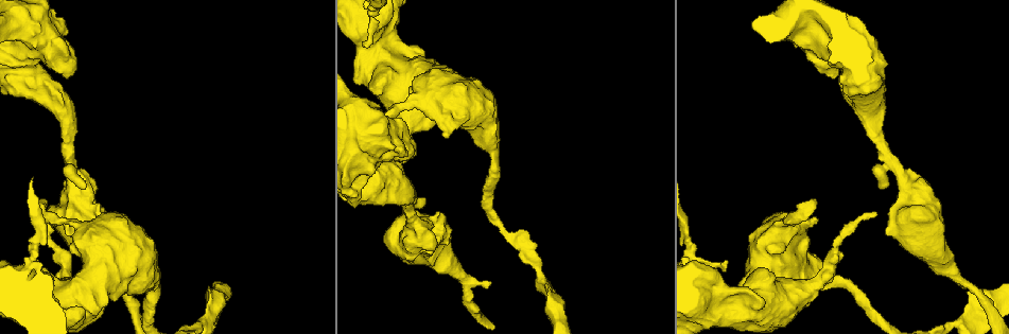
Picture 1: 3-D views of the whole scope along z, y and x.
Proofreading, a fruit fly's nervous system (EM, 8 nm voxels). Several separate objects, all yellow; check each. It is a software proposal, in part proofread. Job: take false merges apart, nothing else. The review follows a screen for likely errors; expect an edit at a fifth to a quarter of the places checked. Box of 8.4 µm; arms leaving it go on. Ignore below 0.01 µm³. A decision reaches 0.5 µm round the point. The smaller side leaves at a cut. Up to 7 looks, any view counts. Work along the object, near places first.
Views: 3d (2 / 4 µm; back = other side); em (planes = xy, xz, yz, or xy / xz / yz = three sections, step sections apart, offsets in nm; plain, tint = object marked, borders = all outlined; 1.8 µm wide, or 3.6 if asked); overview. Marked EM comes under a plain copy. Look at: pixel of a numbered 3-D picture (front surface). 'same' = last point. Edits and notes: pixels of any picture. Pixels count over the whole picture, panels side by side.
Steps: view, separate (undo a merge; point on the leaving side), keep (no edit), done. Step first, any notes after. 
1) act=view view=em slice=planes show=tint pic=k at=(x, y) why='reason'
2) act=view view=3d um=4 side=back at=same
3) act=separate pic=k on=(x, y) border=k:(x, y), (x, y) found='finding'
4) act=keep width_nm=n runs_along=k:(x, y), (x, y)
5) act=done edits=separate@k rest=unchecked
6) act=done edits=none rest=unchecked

act=view view=3d um=4 pic=1 at=(757, 301) why='calibre changes'

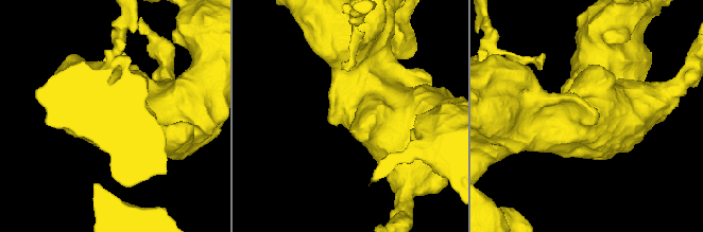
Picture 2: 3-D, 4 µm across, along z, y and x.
act=view view=em um=3.6 slice=planes show=tint pic=2 at=(586, 112) why='shape alone is not enough'

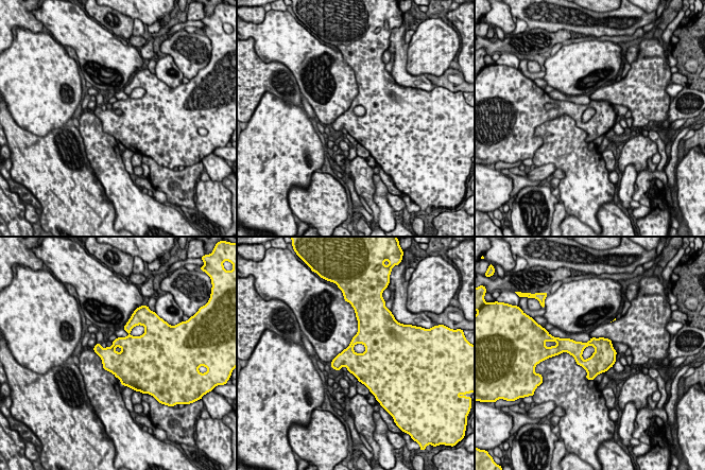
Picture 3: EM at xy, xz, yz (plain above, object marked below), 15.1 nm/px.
act=keep found='all the same cell'

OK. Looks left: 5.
act=view view=3d um=4 pic=1 at=(100, 247) why='sudden change in width'

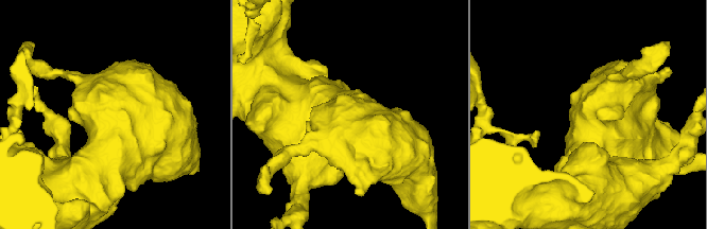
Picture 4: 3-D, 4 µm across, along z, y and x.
act=view view=em um=3.6 slice=planes show=tint pic=4 at=(117, 113)

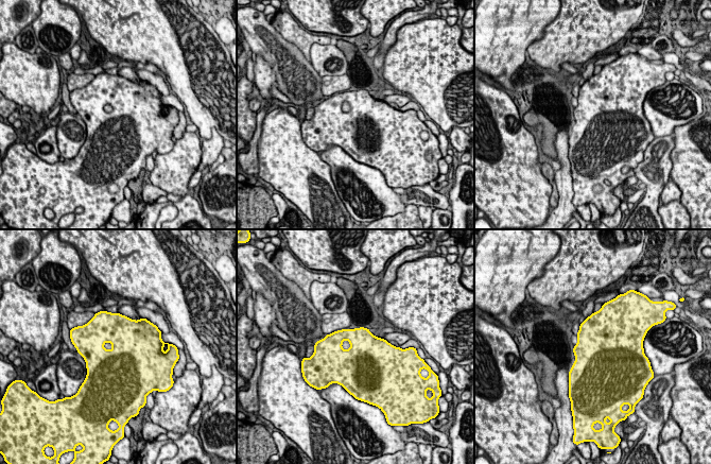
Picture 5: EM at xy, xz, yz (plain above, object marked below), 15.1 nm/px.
act=keep width_nm=850 found='all the same cell'

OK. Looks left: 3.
act=view view=em slice=planes show=tint pic=1 at=(819, 29) why='sudden change in width'

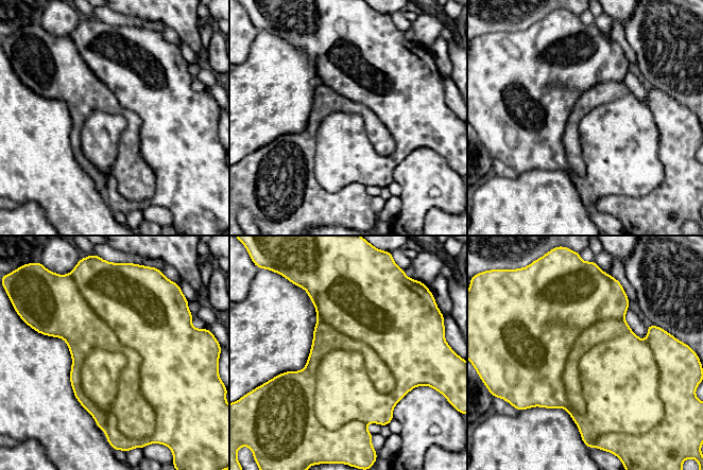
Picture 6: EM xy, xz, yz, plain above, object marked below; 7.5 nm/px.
act=separate pic=6 on=(344, 392) border=6:(318, 318), (319, 422) found='a second cell is stuck on'

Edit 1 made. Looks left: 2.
act=done edits=separate@6 rest=unchecked

